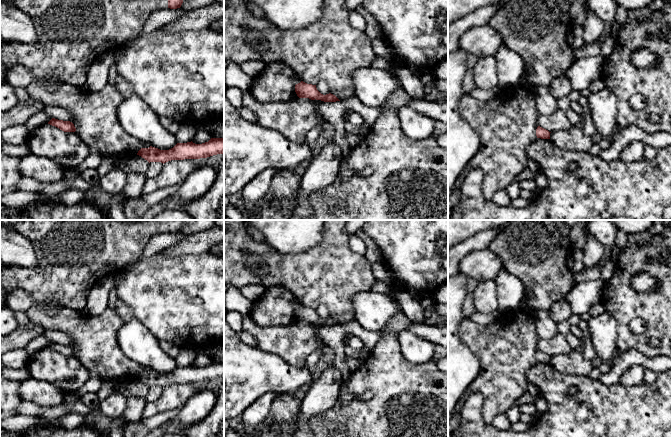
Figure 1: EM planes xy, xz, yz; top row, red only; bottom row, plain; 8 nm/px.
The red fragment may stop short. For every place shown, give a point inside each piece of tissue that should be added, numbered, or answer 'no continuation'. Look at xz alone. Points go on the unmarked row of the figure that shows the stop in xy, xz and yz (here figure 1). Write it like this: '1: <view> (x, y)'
no continuation

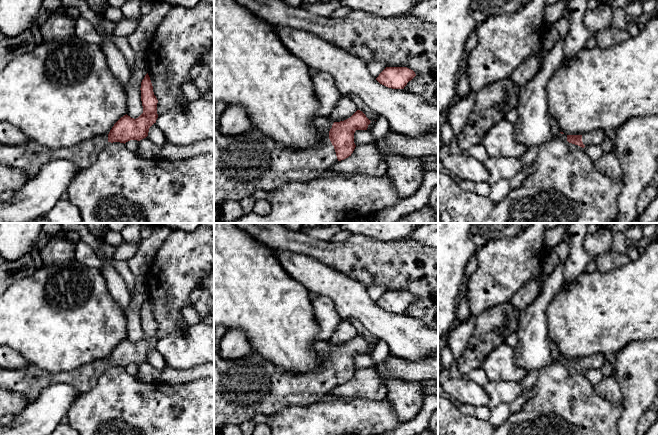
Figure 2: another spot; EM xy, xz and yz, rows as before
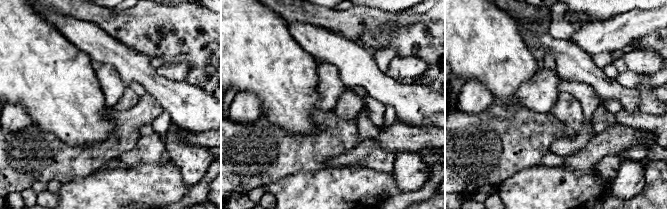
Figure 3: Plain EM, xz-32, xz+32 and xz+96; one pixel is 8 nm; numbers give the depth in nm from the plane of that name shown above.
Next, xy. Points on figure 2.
1: xy (30, 381)

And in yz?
1: yz (596, 361)

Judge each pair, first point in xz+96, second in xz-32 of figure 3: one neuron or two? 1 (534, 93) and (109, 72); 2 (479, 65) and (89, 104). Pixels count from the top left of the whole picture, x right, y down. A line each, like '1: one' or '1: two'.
1: one
2: one

